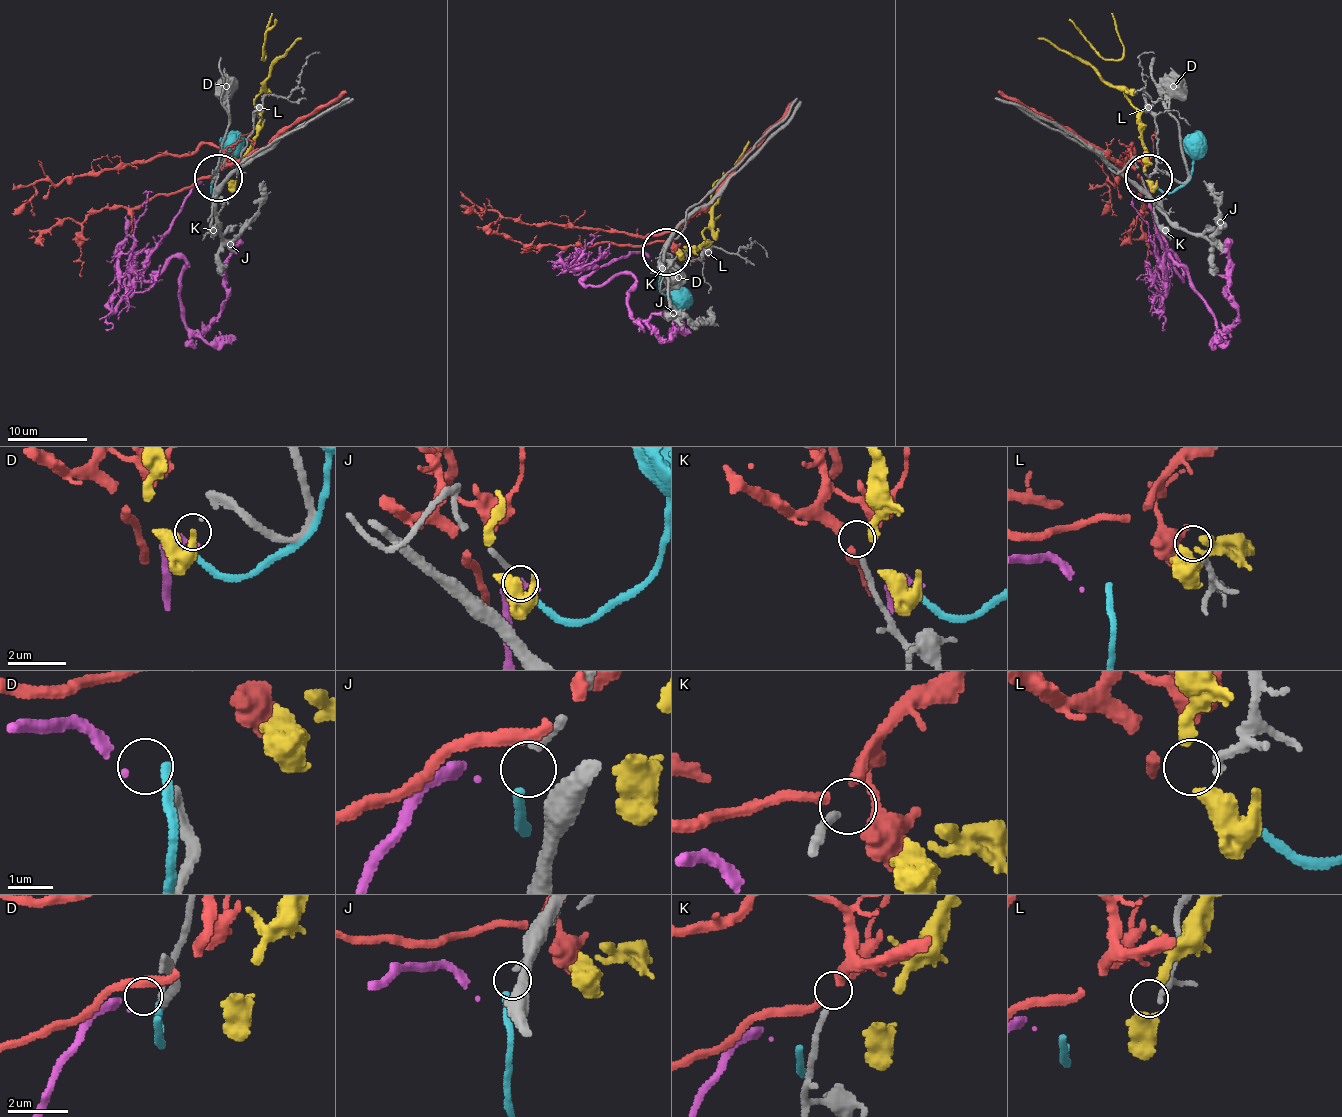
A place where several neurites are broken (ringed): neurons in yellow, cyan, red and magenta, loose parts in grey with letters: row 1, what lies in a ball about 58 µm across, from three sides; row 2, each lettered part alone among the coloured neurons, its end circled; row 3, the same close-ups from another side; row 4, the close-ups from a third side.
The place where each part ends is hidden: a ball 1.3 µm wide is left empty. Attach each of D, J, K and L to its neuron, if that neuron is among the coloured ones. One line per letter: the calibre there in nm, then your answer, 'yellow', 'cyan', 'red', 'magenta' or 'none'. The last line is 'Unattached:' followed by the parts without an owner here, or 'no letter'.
D: 100 nm thick; magenta
J: 170 nm thick; cyan
K: 170 nm thick; red
L: 140 nm thick; none
Unattached: L

